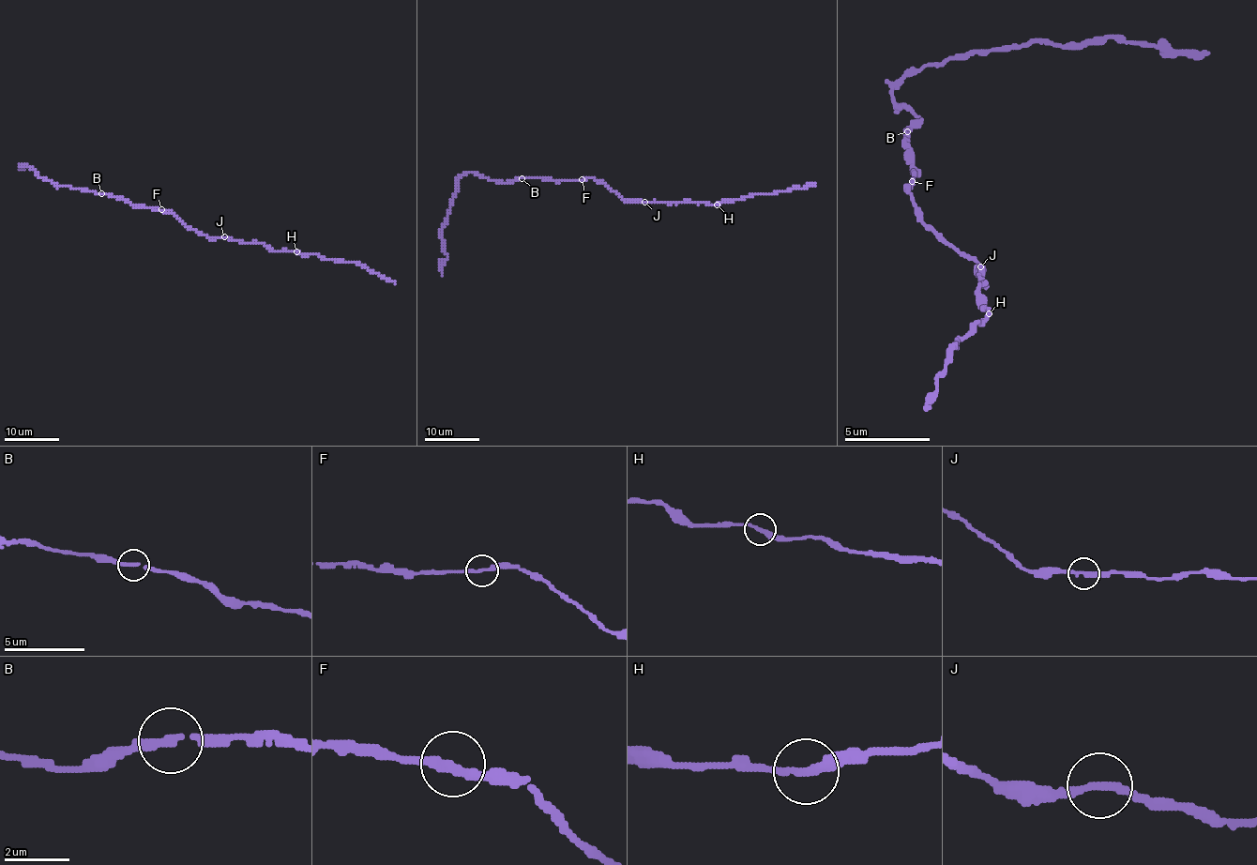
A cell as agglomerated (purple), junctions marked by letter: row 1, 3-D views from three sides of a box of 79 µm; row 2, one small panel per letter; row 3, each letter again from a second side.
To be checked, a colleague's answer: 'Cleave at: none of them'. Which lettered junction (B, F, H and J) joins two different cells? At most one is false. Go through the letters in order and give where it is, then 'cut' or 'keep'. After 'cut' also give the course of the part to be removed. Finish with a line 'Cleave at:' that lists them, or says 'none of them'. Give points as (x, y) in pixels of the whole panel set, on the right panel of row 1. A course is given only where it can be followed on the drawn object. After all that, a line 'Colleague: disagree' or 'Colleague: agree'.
B: place (907, 131); keep
F: place (912, 181); keep
H: place (989, 313); keep
J: place (980, 266); keep
Cleave at: none of them
Colleague: agree

